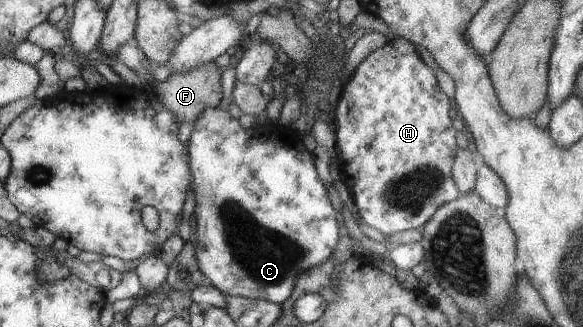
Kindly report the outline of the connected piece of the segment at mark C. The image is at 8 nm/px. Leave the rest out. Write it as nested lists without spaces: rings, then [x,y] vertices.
[[[205,108],[203,114],[194,122],[194,128],[189,142],[187,143],[190,158],[192,189],[195,193],[196,207],[194,214],[197,220],[197,238],[195,241],[195,258],[199,262],[199,270],[202,275],[227,296],[241,296],[253,300],[269,300],[269,302],[280,305],[287,300],[295,286],[295,278],[307,268],[319,266],[323,261],[333,256],[337,243],[339,242],[339,223],[329,198],[330,190],[321,182],[315,168],[313,153],[303,139],[303,135],[292,127],[283,127],[278,122],[260,122],[250,128],[245,128],[241,119],[233,118],[229,109]]]

